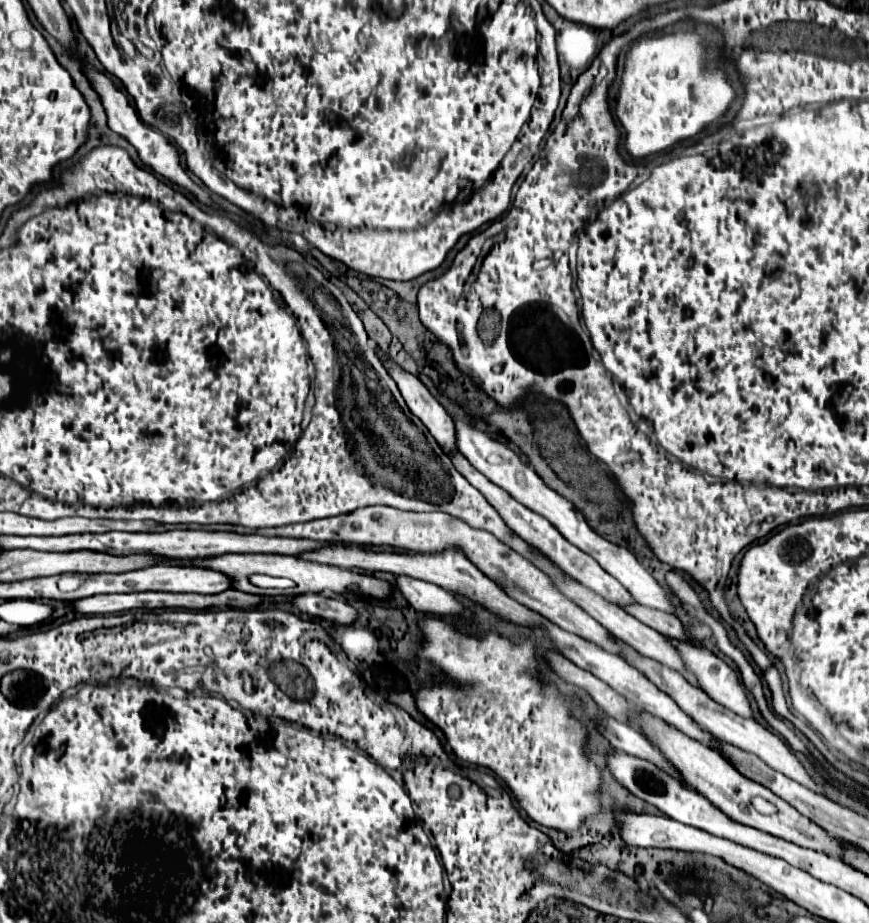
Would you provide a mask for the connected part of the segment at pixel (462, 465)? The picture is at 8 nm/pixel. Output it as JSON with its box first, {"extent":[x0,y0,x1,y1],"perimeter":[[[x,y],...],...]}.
{"extent":[449,451,637,609],"perimeter":[[[455,451],[453,455],[449,455],[449,459],[453,461],[453,467],[455,467],[475,489],[479,489],[479,491],[483,493],[483,497],[485,497],[491,505],[495,505],[497,513],[503,517],[503,521],[509,525],[509,529],[513,529],[513,531],[515,531],[519,537],[523,537],[525,541],[531,541],[531,545],[535,545],[535,547],[541,549],[547,557],[551,557],[551,561],[555,561],[567,575],[571,575],[571,577],[577,579],[581,585],[589,587],[591,591],[595,591],[597,595],[601,595],[605,601],[609,601],[609,603],[613,603],[613,605],[617,605],[617,607],[621,607],[621,609],[627,607],[627,605],[635,605],[635,603],[637,603],[637,601],[631,597],[631,593],[629,593],[615,577],[611,577],[597,561],[593,561],[591,555],[583,553],[583,551],[577,549],[573,543],[569,543],[569,541],[557,531],[557,527],[551,525],[551,521],[547,521],[543,515],[531,511],[529,507],[521,505],[519,501],[515,501],[515,499],[513,499],[505,489],[501,489],[499,485],[487,481],[487,477],[483,477],[461,453]]]}

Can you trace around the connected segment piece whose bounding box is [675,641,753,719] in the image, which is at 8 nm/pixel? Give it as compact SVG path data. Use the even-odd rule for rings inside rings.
M677 641L675 645L679 645L687 667L699 677L699 683L703 685L705 693L709 693L717 703L725 705L733 713L745 719L753 719L753 707L747 689L741 683L739 675L723 659L719 659L707 649L681 645L681 641Z

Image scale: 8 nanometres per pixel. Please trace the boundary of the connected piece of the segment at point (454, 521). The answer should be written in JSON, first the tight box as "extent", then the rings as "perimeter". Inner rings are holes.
{"extent":[261,507,623,657],"perimeter":[[[363,507],[355,509],[351,513],[323,519],[323,521],[311,521],[311,525],[289,525],[283,529],[261,529],[263,537],[291,537],[291,539],[313,539],[313,541],[355,541],[365,545],[393,545],[399,549],[411,549],[411,551],[431,551],[431,549],[443,549],[443,545],[463,545],[467,549],[467,557],[481,569],[489,579],[503,585],[505,593],[513,599],[517,599],[521,605],[541,613],[551,623],[559,625],[561,629],[579,635],[607,653],[613,653],[617,657],[623,655],[623,645],[599,623],[595,621],[587,611],[583,611],[575,601],[565,597],[555,583],[537,569],[531,561],[521,557],[517,551],[507,547],[503,541],[493,537],[491,533],[483,529],[475,529],[461,521],[459,517],[451,517],[449,513],[413,513],[413,511],[401,511],[395,507]]]}

